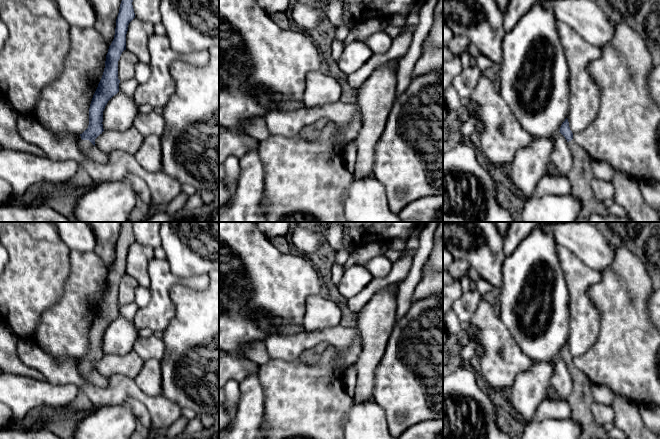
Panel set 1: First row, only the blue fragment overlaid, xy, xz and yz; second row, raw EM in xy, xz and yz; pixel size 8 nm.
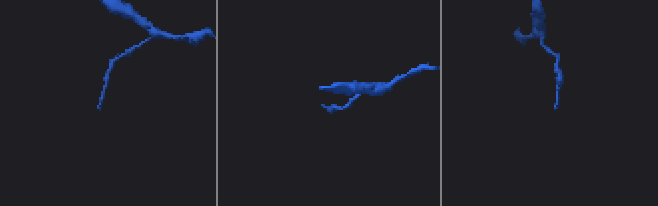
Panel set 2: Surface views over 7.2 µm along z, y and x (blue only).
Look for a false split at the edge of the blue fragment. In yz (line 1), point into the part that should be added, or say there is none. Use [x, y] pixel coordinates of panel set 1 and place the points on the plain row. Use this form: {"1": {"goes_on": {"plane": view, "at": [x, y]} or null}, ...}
{"1": {"goes_on": {"plane": "yz", "at": [581, 400]}}}

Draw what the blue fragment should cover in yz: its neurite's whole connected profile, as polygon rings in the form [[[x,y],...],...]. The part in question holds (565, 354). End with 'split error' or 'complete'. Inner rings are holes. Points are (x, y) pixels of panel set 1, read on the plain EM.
[[[568,343],[562,347],[559,355],[567,364],[573,380],[573,391],[567,400],[571,410],[571,418],[581,426],[578,439],[606,439],[607,430],[594,419],[592,405],[595,402],[591,392],[592,383],[573,364]]] | split error

